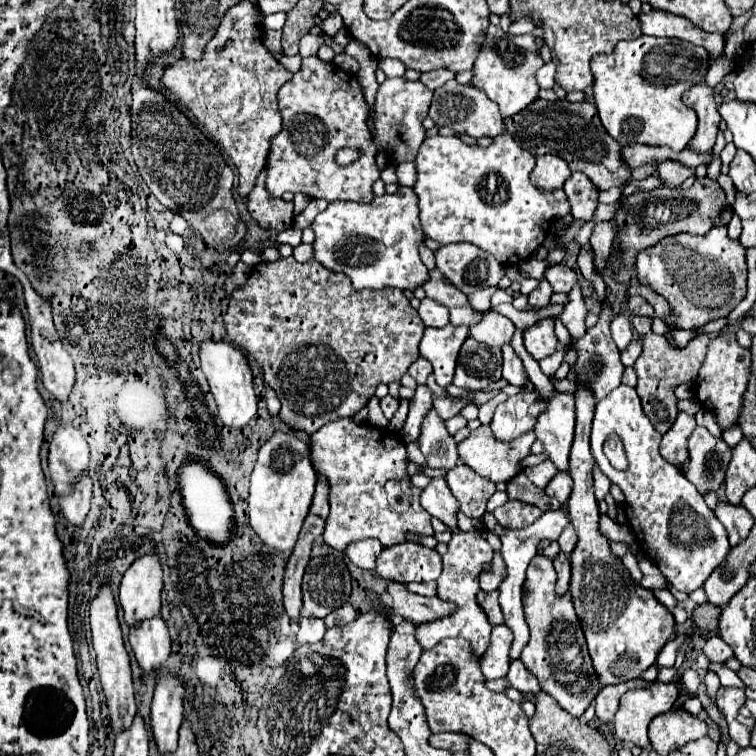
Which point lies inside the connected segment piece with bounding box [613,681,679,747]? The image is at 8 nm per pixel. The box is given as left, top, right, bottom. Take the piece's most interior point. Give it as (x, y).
(638, 706)

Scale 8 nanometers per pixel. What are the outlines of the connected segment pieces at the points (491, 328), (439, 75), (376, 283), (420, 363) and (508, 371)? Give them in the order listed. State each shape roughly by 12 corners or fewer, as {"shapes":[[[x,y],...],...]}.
{"shapes":[[[489,311],[469,333],[479,343],[511,343],[515,325]],[[435,69],[421,75],[421,83],[429,89],[441,87],[455,79],[455,71]],[[411,187],[329,203],[315,261],[355,289],[415,289],[429,271]],[[419,357],[409,367],[409,375],[419,385],[427,381],[431,373],[429,361]],[[511,345],[503,351],[503,379],[523,389],[529,383],[519,355]]]}

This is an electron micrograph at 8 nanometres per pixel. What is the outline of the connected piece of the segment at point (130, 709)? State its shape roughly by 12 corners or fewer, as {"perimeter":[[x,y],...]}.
{"perimeter":[[109,581],[89,603],[113,731],[137,713],[129,653]]}

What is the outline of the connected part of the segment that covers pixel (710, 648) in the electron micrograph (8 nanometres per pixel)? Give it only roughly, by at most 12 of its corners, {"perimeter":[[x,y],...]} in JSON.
{"perimeter":[[719,635],[705,641],[703,651],[713,663],[733,657]]}

